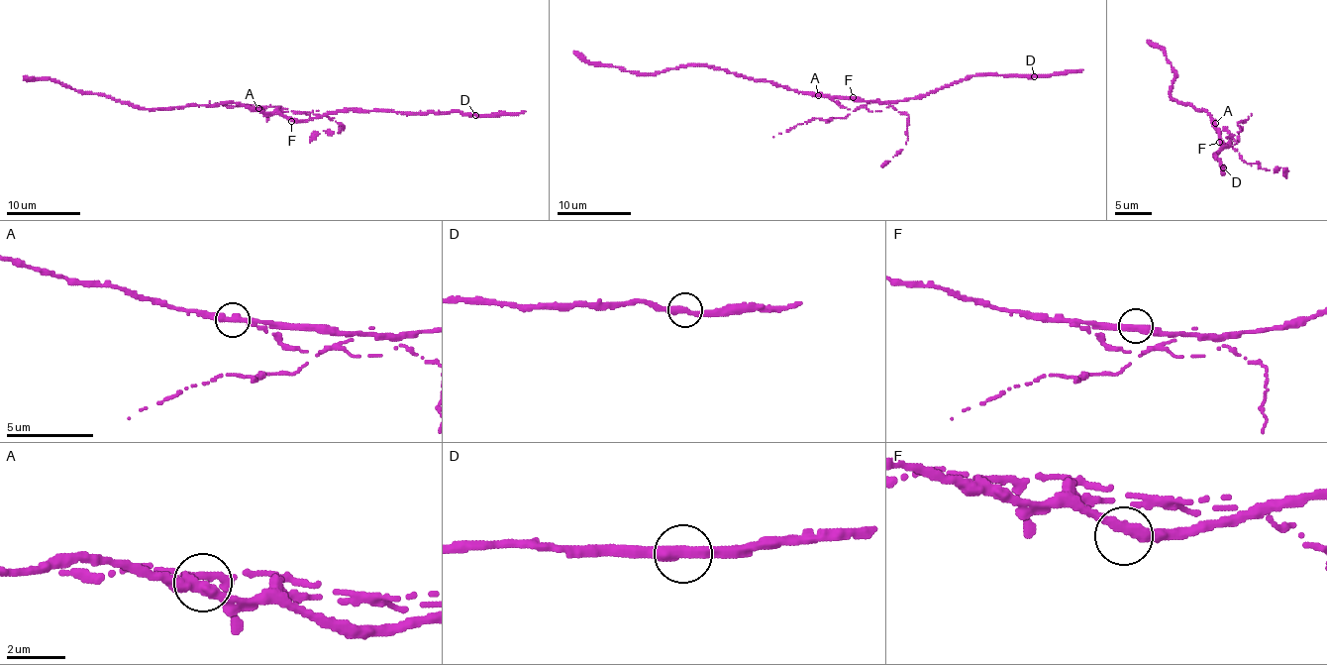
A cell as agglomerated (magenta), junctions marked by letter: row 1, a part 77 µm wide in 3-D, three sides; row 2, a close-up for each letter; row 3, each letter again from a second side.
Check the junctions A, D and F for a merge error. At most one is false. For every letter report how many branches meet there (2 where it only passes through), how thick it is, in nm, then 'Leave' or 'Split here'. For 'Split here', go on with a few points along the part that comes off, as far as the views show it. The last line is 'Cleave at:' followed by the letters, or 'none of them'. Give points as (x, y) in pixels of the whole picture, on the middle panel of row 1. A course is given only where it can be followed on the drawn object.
A: Branches: 2. Thickness 360 nm. Split here. Course of the part to remove: (818, 96), (854, 111), (861, 107), (881, 111), (890, 106), (904, 112), (908, 118), (906, 144), (881, 166)
D: Branches: 2. Thickness 360 nm. Leave
F: Branches: 2. Thickness 400 nm. Leave
Cleave at: A

